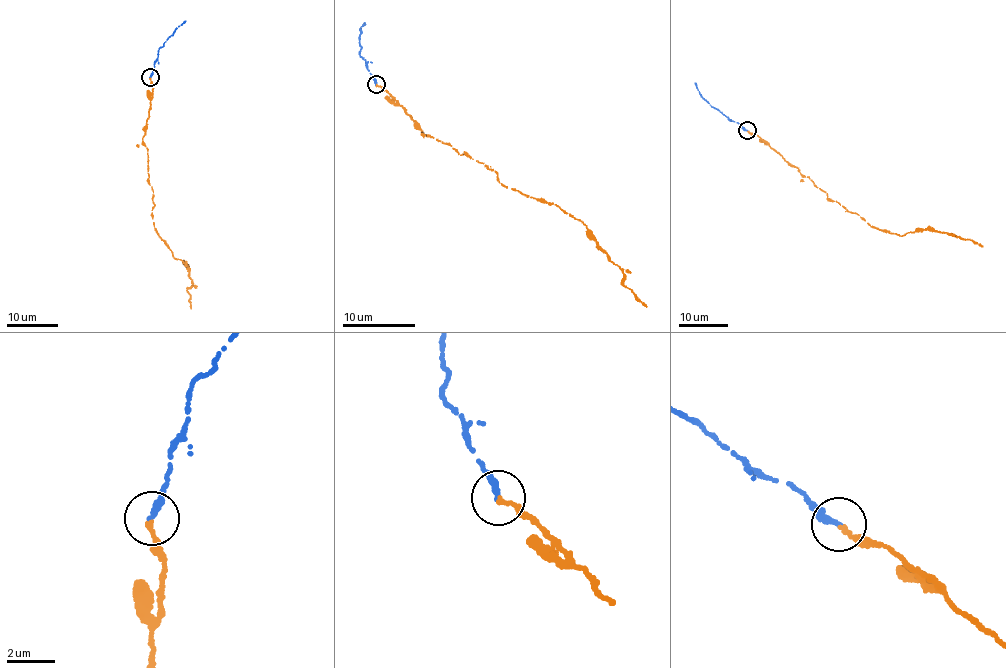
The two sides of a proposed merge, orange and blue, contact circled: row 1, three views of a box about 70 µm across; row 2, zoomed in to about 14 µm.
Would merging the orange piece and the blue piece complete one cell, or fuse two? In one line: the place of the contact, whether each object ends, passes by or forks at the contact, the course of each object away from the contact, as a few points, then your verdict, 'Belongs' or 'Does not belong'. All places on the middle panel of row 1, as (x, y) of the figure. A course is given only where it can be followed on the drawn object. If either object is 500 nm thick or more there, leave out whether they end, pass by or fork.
Place: (376, 84). At the ring orange ends. At the ring blue ends. Course of orange: (376, 84), (424, 134), (486, 164), (499, 183), (580, 219), (623, 273), (623, 285), (646, 306). Course of blue: (375, 85), (359, 52), (360, 26), (364, 23). Does not belong

